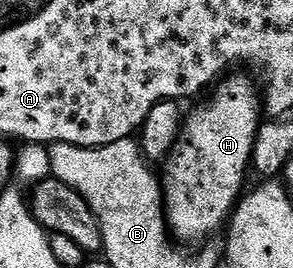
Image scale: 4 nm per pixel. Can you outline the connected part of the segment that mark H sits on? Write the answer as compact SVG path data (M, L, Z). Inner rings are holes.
M241 73L230 74L216 84L205 108L197 107L190 115L188 112L184 116L177 142L163 163L163 198L167 222L170 232L185 245L196 244L193 243L196 239L208 240L212 231L220 227L222 230L226 226L234 207L242 198L241 186L245 183L245 174L251 171L252 149L257 131L263 124L263 99L256 82L253 84L247 76L237 74Z

